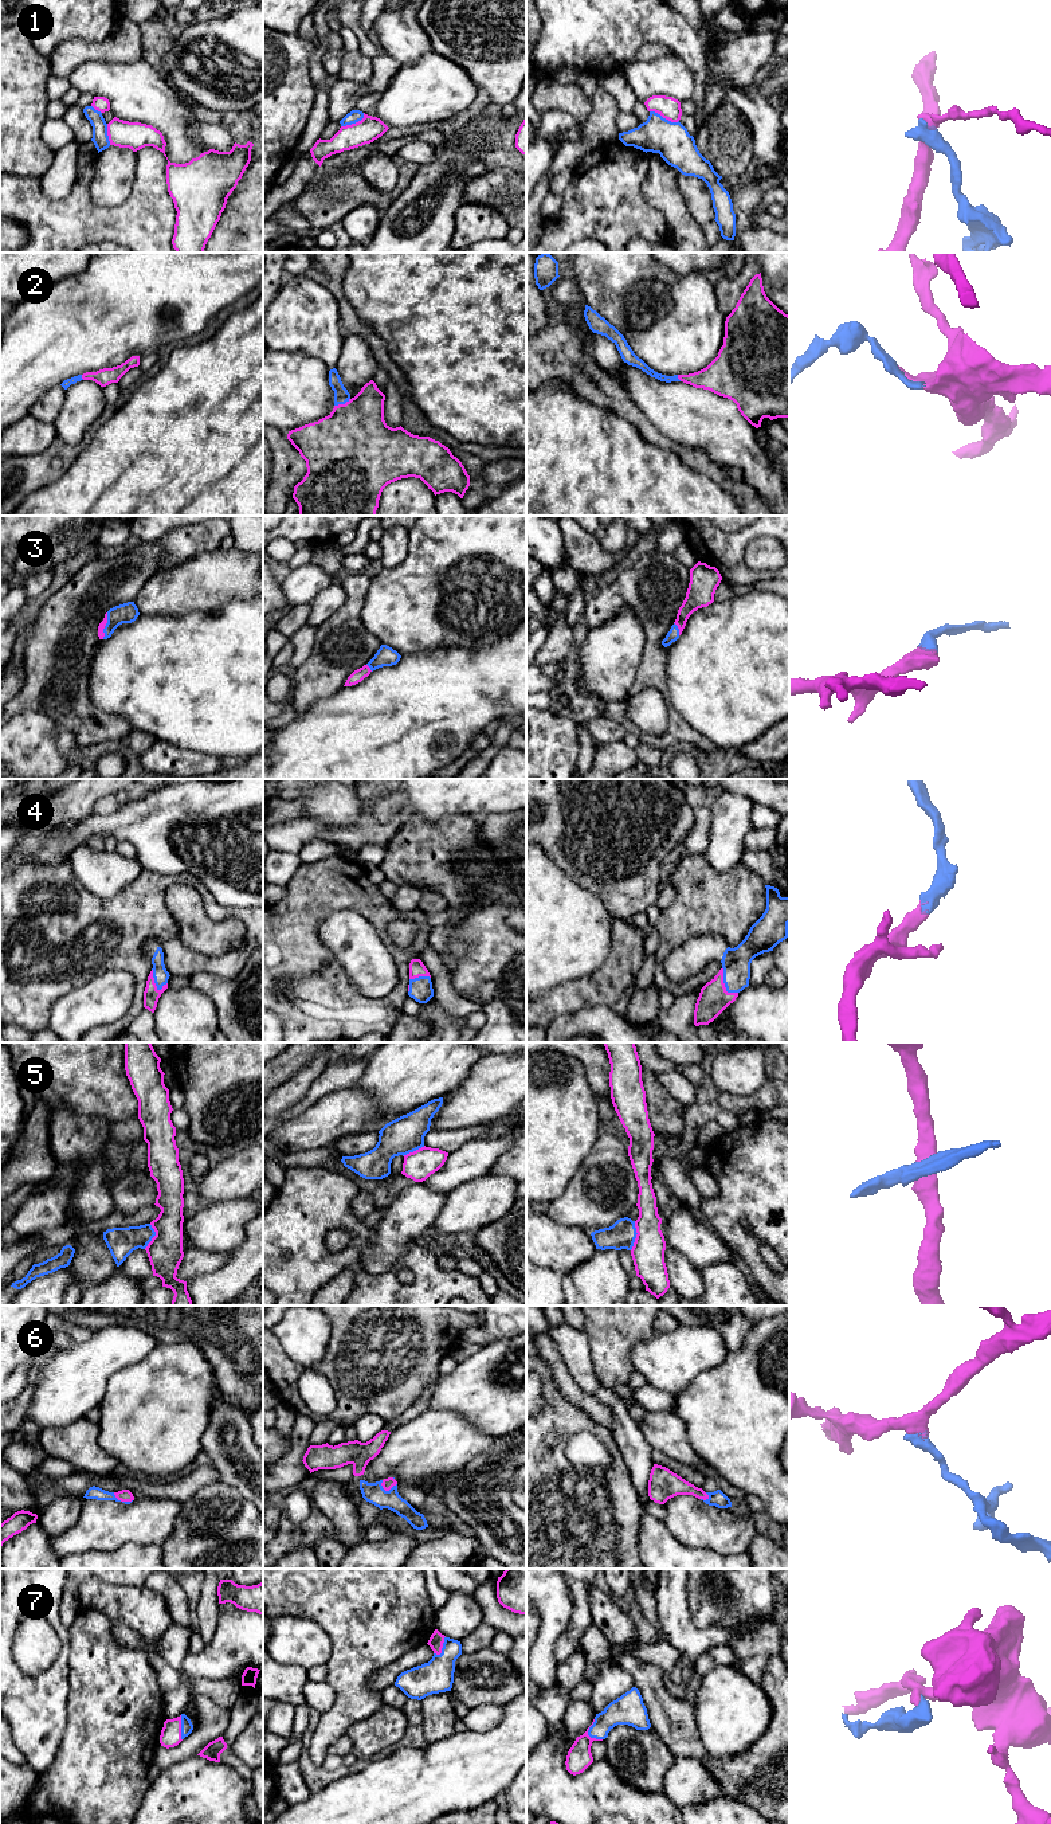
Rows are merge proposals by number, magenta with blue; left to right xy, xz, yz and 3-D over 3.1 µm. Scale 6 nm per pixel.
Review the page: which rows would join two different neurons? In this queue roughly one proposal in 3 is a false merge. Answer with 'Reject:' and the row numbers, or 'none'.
Reject: 1, 5

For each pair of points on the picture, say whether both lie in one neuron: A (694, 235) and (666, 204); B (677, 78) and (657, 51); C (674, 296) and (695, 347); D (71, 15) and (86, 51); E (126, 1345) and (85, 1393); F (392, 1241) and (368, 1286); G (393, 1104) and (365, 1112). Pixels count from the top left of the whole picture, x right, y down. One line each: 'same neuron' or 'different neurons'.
A: same neuron
B: different neurons
C: same neuron
D: different neurons
E: same neuron
F: different neurons
G: different neurons

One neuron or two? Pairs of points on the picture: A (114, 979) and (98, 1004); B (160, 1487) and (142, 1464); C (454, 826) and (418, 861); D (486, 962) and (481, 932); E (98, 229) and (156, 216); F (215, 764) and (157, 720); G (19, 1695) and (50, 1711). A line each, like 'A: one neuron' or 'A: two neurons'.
A: one neuron
B: two neurons
C: one neuron
D: one neuron
E: one neuron
F: two neurons
G: one neuron

